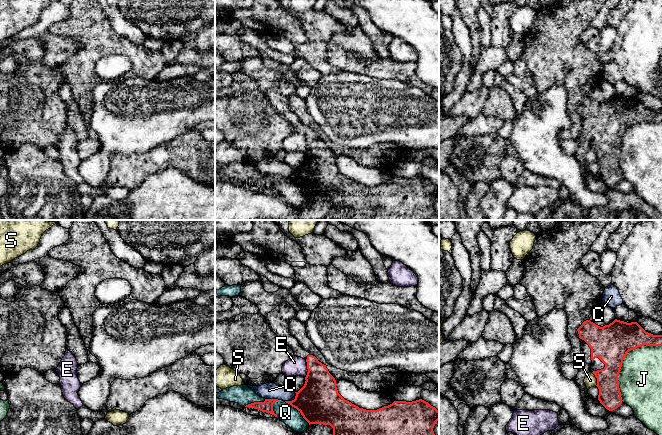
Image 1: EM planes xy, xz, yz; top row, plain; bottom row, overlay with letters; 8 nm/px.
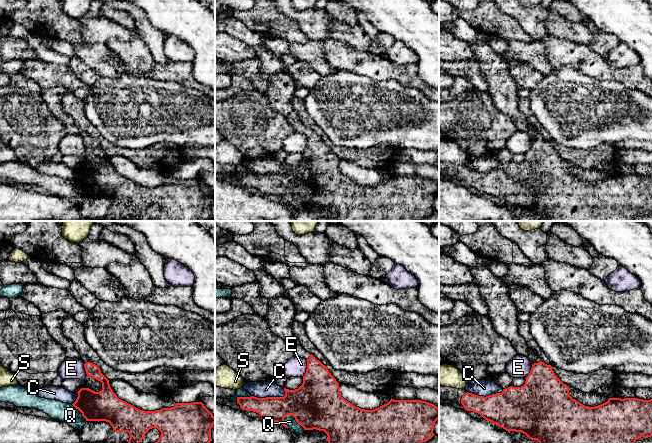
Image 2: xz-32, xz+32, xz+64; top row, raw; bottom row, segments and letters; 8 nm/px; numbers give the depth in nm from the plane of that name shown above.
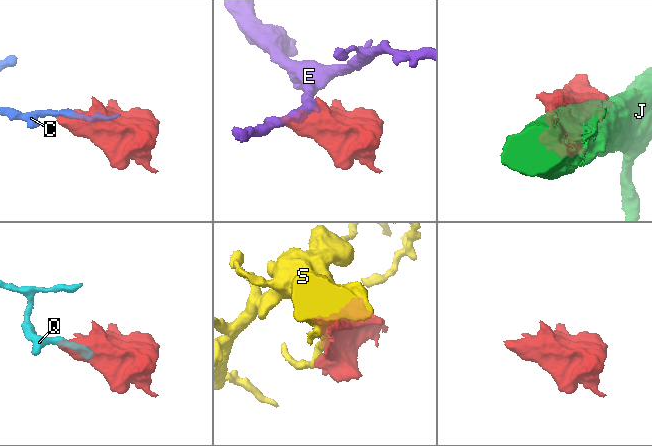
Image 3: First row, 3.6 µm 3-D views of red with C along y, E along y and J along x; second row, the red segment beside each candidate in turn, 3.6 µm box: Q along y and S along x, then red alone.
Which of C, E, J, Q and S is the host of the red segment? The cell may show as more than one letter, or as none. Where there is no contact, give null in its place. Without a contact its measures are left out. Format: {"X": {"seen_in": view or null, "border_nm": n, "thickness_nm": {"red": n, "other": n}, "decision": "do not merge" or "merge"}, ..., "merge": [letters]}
{"C": {"seen_in": "xz", "border_nm": 120, "thickness_nm": {"red": 340, "other": 130}, "decision": "do not merge"}, "E": {"seen_in": "xz", "border_nm": 140, "thickness_nm": {"red": 300, "other": 160}, "decision": "do not merge"}, "J": {"seen_in": "yz", "border_nm": 550, "thickness_nm": {"red": 300, "other": 360}, "decision": "do not merge"}, "Q": {"seen_in": "xz", "border_nm": 280, "thickness_nm": {"red": 340, "other": 150}, "decision": "do not merge"}, "S": {"seen_in": "yz", "border_nm": 120, "thickness_nm": {"red": 220, "other": 100}, "decision": "do not merge"}, "merge": []}

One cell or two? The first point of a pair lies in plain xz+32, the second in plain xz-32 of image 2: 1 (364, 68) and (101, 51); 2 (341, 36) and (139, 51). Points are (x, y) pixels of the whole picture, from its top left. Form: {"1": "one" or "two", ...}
{"1": "two", "2": "one"}

